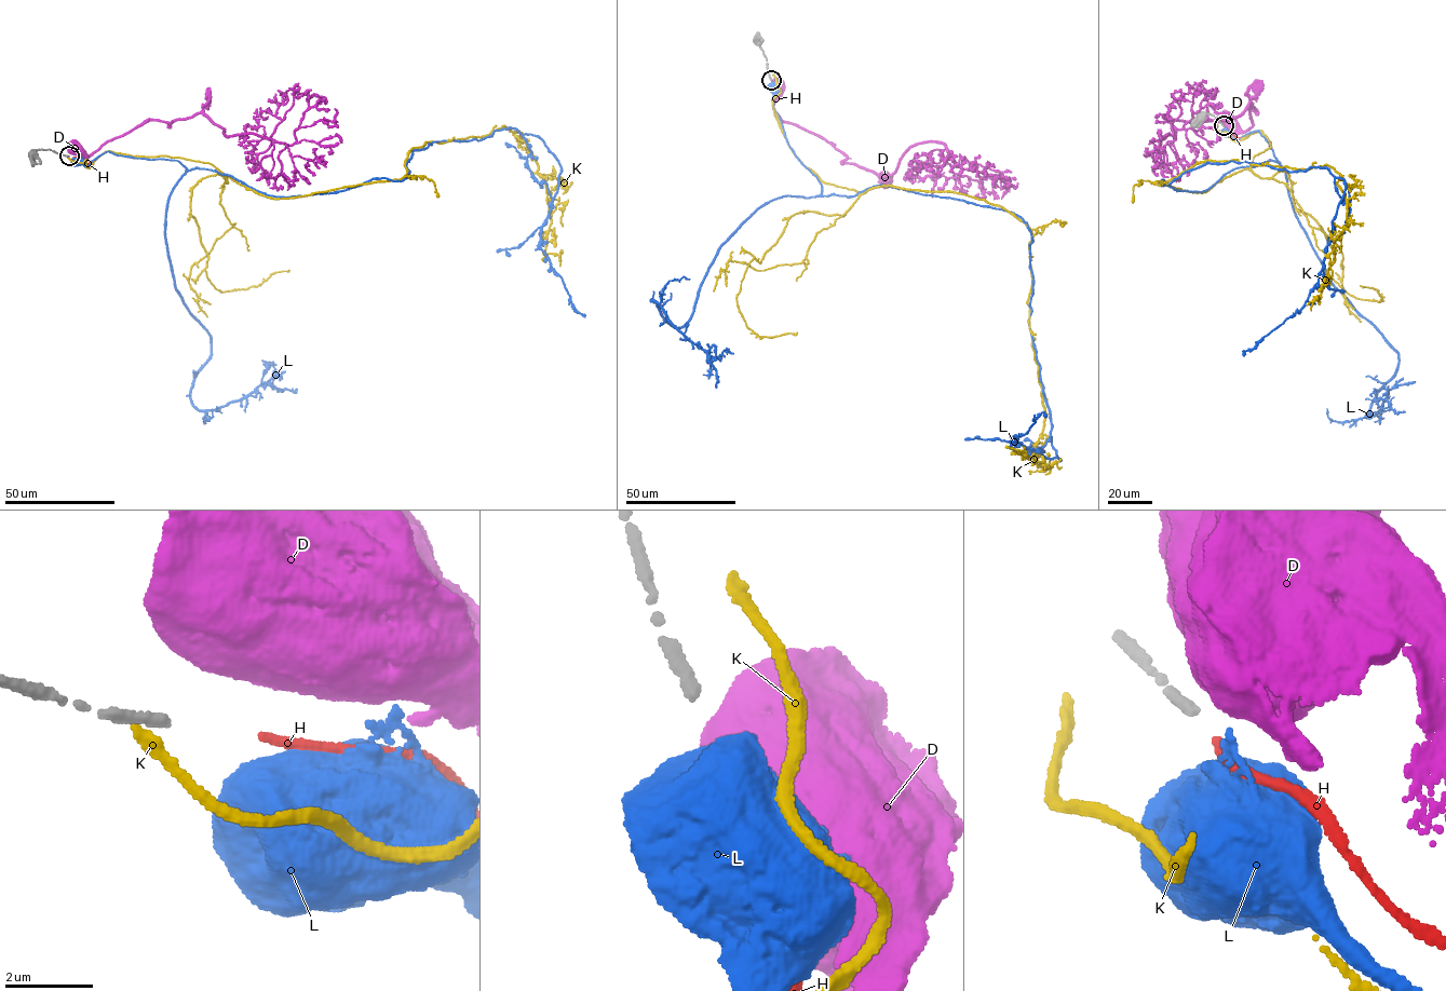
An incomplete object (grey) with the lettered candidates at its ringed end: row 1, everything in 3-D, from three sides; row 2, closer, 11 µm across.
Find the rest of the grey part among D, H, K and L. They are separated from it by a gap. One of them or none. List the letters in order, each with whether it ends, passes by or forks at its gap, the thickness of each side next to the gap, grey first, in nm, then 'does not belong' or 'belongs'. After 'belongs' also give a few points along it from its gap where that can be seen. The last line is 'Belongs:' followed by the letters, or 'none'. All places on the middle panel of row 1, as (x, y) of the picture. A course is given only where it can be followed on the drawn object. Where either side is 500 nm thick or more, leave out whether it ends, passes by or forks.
D: calibres 280 and 800 nm; does not belong
H: it ends; calibres 280 and 240 nm; does not belong
K: it ends; calibres 280 and 280 nm; does not belong
L: calibres 280 and 850 nm; does not belong
Belongs: none

